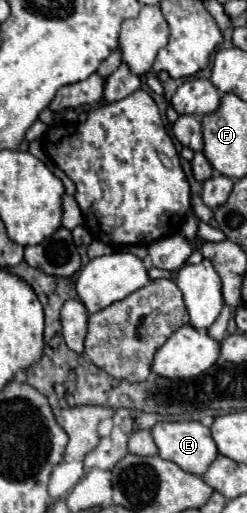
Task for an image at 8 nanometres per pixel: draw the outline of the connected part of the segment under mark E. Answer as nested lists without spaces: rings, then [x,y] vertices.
[[[160,421],[152,427],[152,437],[160,449],[160,457],[176,463],[180,469],[194,475],[202,475],[218,455],[210,429],[198,421]]]

